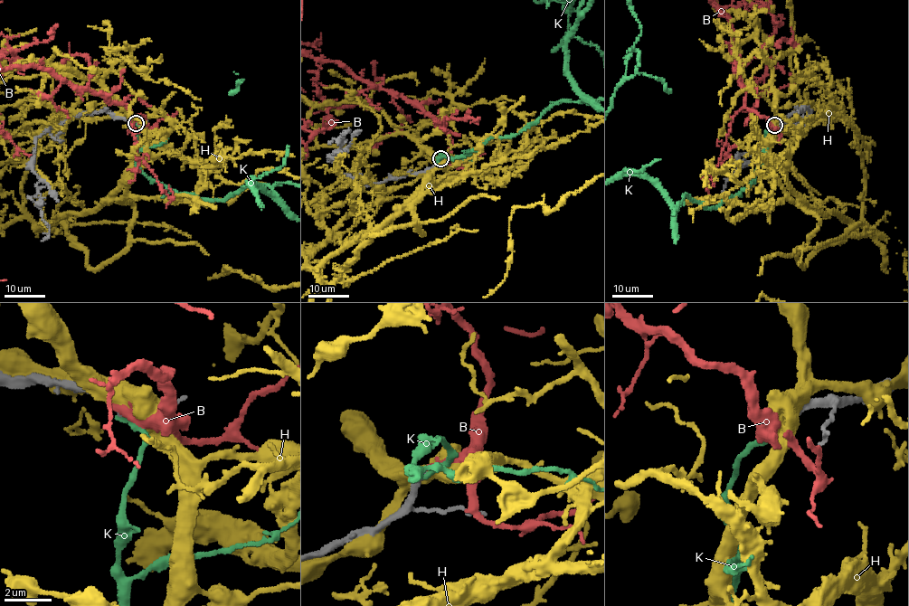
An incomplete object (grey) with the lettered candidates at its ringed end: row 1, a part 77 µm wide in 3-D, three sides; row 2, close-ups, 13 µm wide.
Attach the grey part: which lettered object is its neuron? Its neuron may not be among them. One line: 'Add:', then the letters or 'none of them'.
Add: none of them

